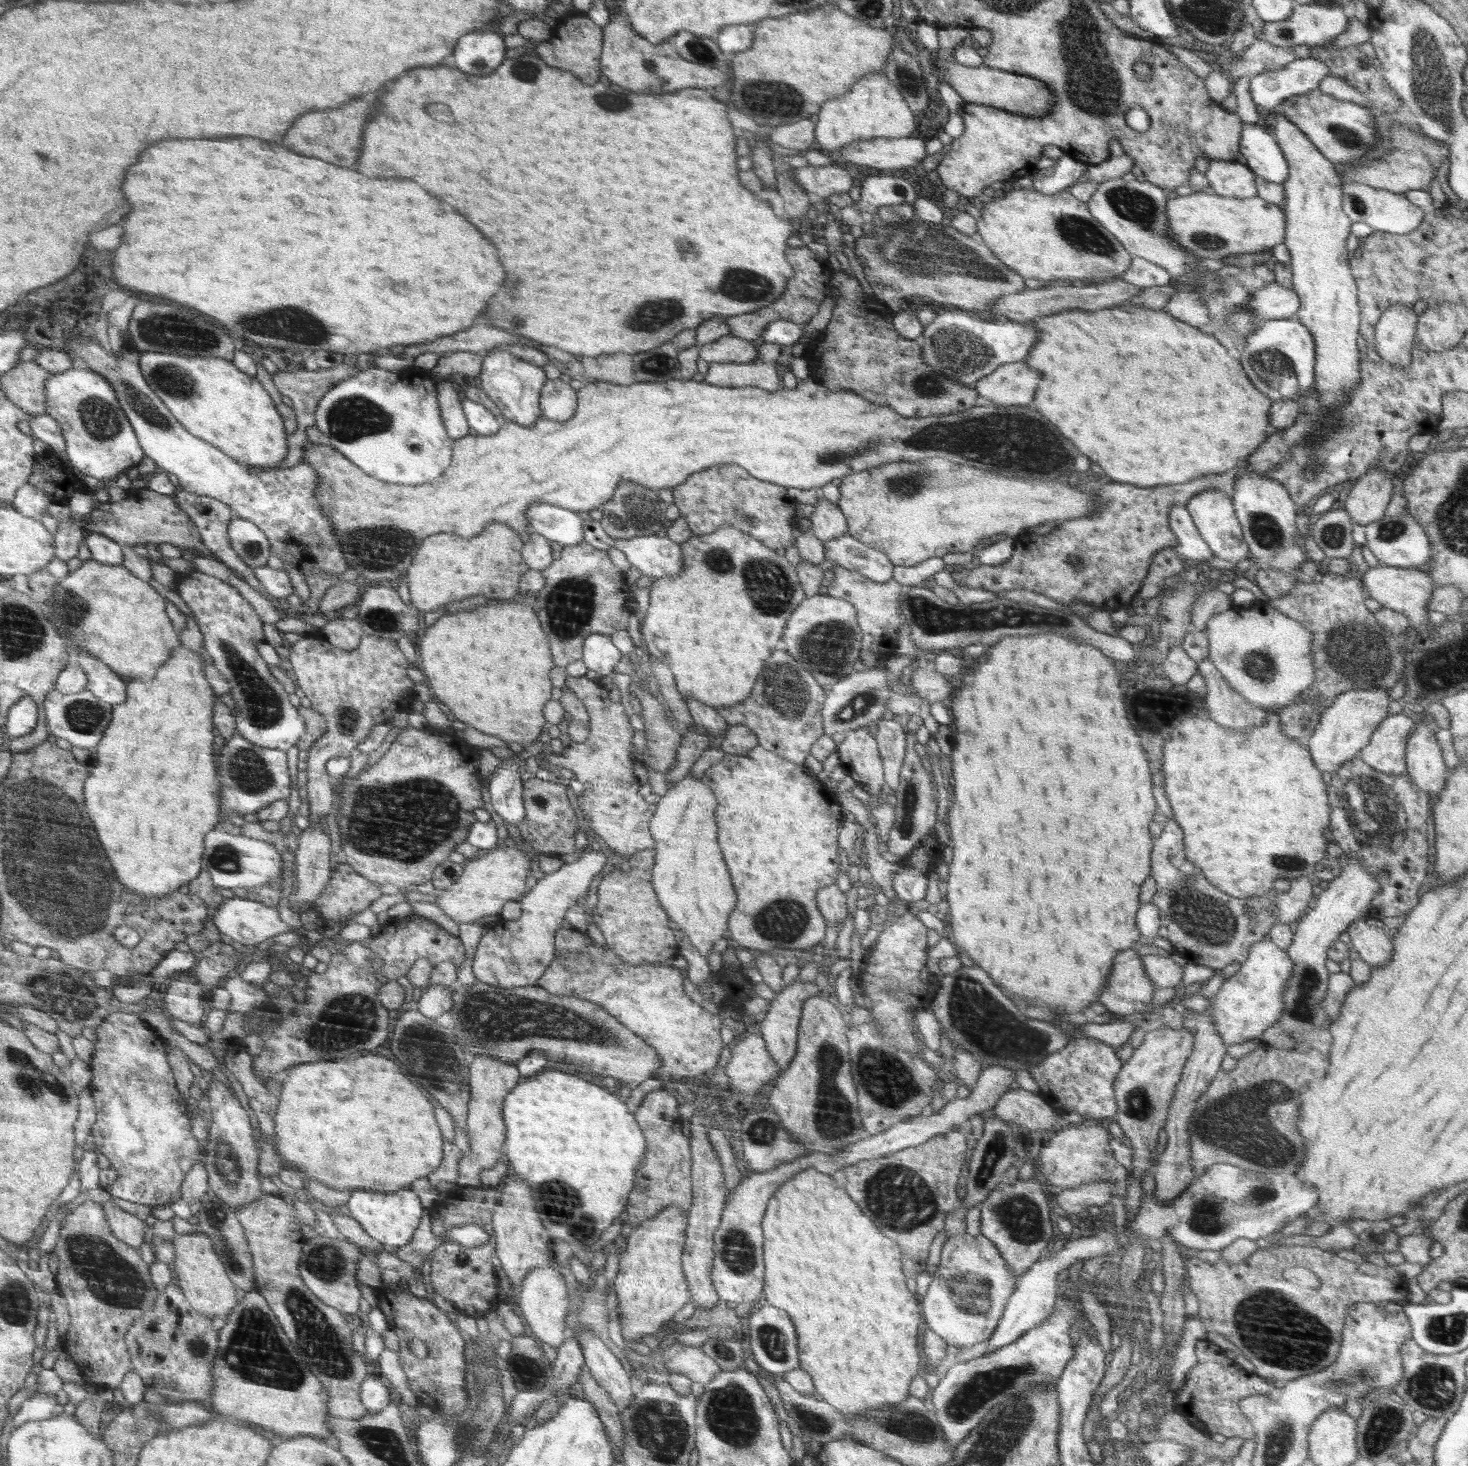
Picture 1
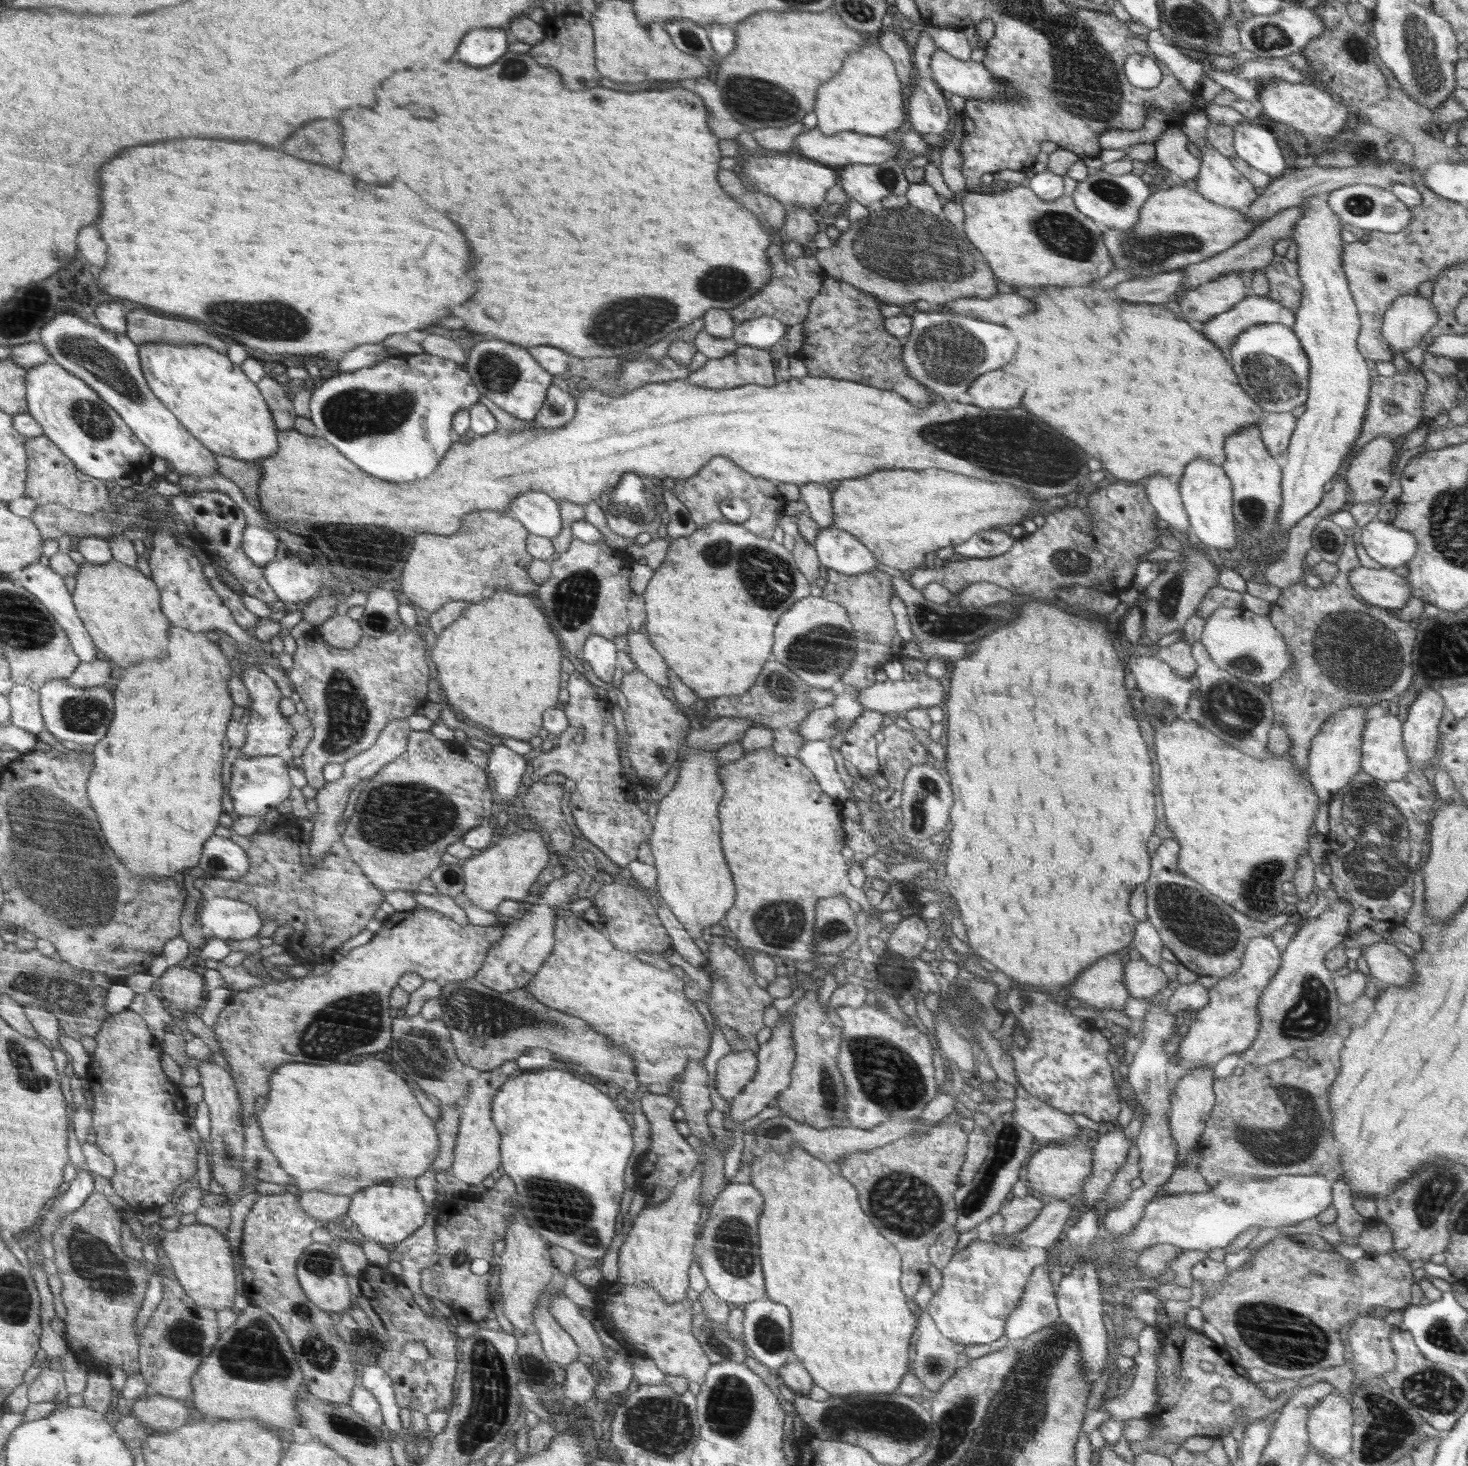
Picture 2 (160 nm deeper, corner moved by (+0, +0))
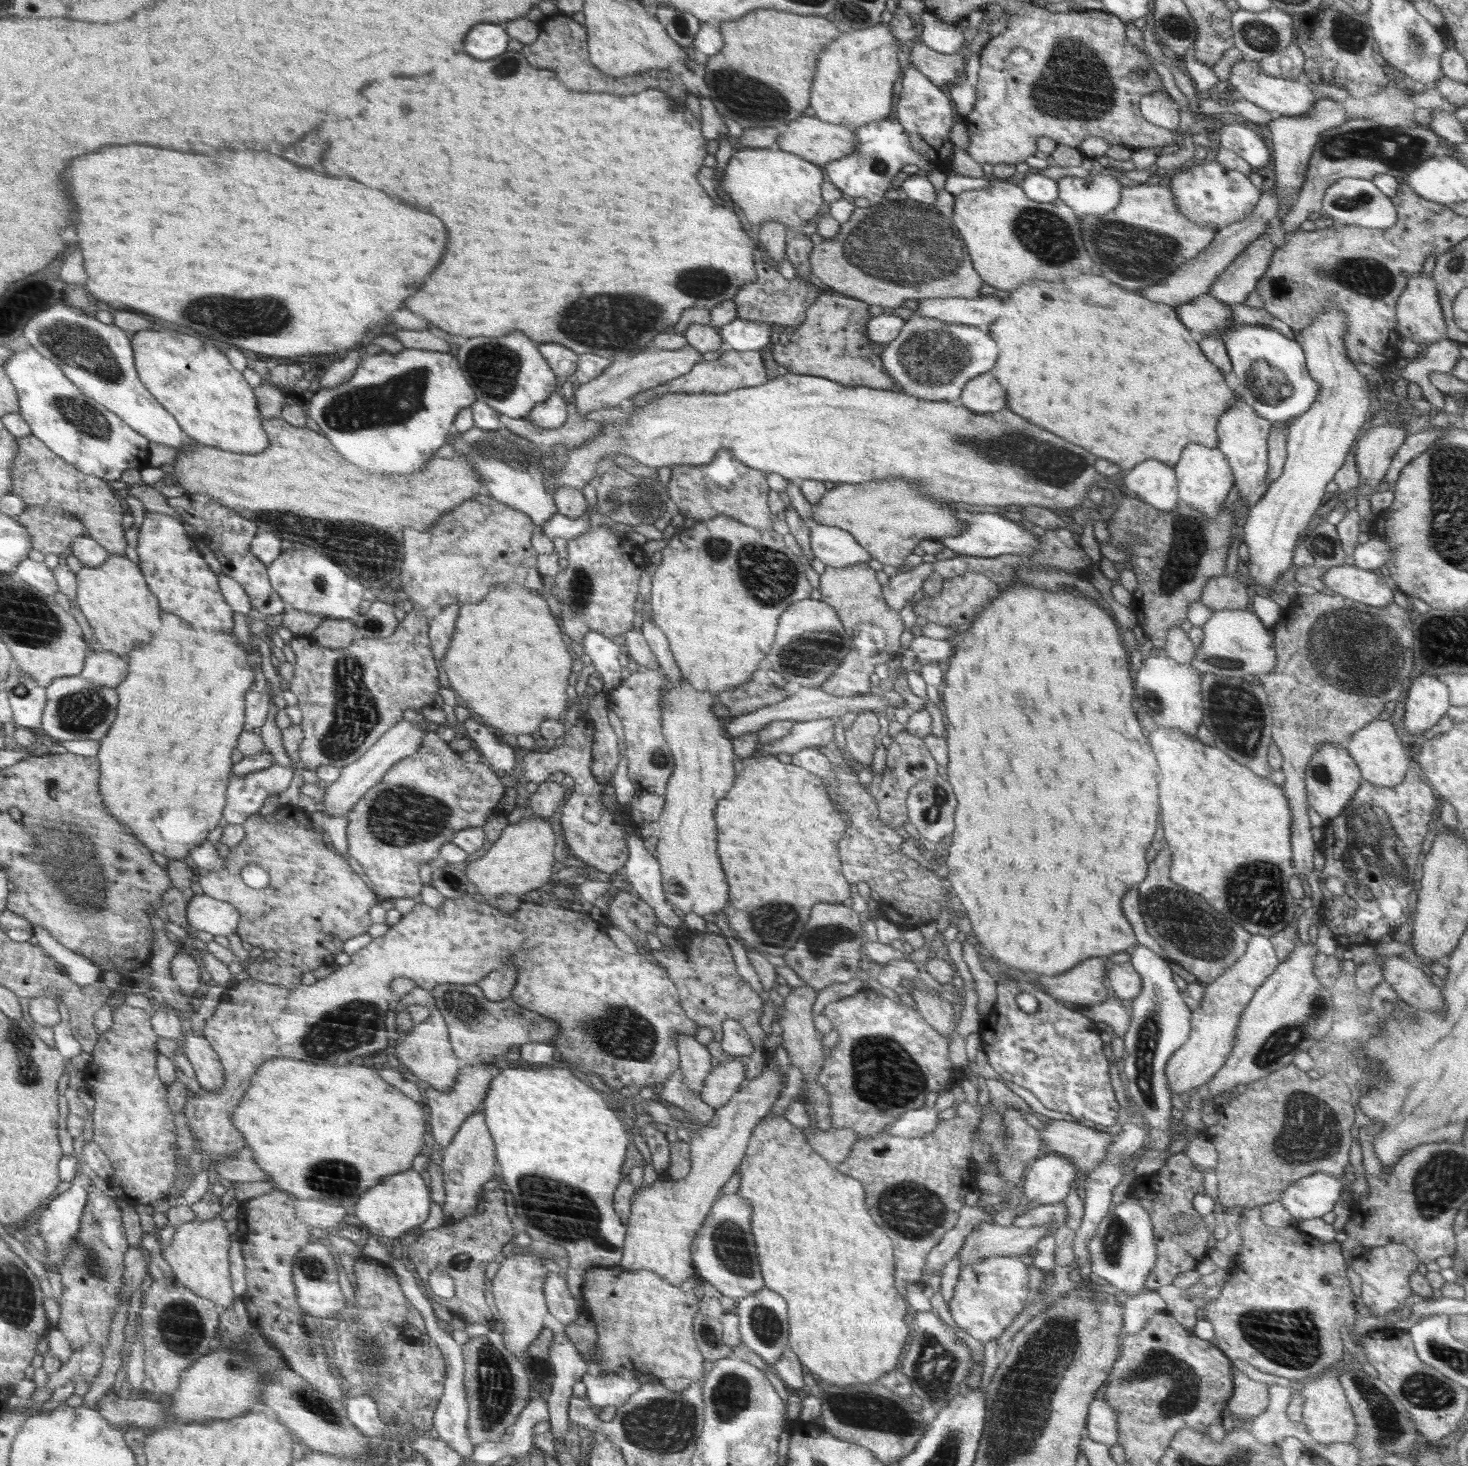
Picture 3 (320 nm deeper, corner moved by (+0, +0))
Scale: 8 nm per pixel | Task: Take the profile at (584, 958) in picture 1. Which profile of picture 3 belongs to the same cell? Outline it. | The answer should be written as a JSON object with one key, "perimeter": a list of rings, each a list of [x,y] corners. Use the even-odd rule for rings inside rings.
{"perimeter":[[[464,895],[456,899],[446,899],[444,904],[440,908],[433,908],[426,906],[426,904],[417,904],[415,908],[407,915],[402,915],[401,919],[388,927],[388,931],[382,937],[372,939],[371,942],[355,952],[350,956],[350,962],[344,966],[334,967],[334,972],[326,976],[323,979],[316,981],[313,985],[298,985],[294,990],[288,990],[284,986],[279,984],[270,984],[262,979],[261,977],[252,976],[249,979],[244,979],[238,982],[232,988],[228,987],[221,994],[220,1002],[211,1018],[208,1018],[206,1025],[203,1029],[203,1035],[212,1045],[212,1048],[217,1051],[220,1056],[221,1062],[224,1066],[225,1073],[225,1084],[224,1088],[218,1092],[200,1090],[196,1095],[190,1095],[186,1102],[185,1109],[183,1112],[189,1119],[189,1128],[191,1133],[197,1136],[197,1151],[205,1159],[211,1158],[214,1163],[221,1162],[230,1159],[240,1149],[246,1146],[244,1134],[237,1129],[236,1125],[232,1121],[234,1110],[242,1102],[250,1084],[252,1084],[252,1078],[256,1076],[260,1066],[266,1061],[270,1061],[273,1058],[290,1057],[297,1058],[298,1060],[306,1060],[306,1062],[328,1062],[332,1066],[340,1066],[340,1064],[348,1064],[348,1062],[354,1062],[354,1058],[358,1058],[356,1062],[360,1062],[366,1058],[368,1054],[383,1054],[383,1050],[386,1052],[388,1048],[391,1048],[390,1042],[387,1039],[387,1028],[385,1025],[386,1013],[389,1011],[388,1003],[391,999],[394,999],[392,982],[398,977],[410,978],[414,980],[418,987],[422,987],[428,990],[437,987],[438,985],[447,985],[450,983],[461,984],[477,984],[478,981],[486,978],[490,973],[495,970],[502,968],[511,960],[515,966],[517,966],[516,980],[514,988],[511,990],[510,998],[514,1002],[520,1003],[526,1010],[537,1011],[538,1014],[545,1015],[545,1018],[553,1019],[553,1022],[560,1023],[561,1032],[558,1034],[558,1040],[555,1043],[556,1048],[560,1050],[559,1054],[562,1054],[562,1058],[566,1060],[576,1060],[576,1062],[582,1062],[588,1070],[596,1072],[600,1078],[606,1078],[604,1084],[608,1084],[610,1088],[614,1090],[625,1091],[628,1085],[635,1085],[636,1087],[651,1086],[654,1087],[657,1084],[663,1084],[668,1080],[668,1077],[676,1069],[680,1068],[680,1050],[679,1050],[679,1039],[681,1034],[693,1037],[696,1032],[696,1022],[690,1019],[685,1014],[685,1009],[681,1006],[681,995],[678,994],[678,987],[676,983],[669,977],[667,970],[660,968],[656,962],[651,960],[644,960],[645,954],[636,954],[632,956],[630,953],[622,952],[620,948],[616,948],[616,944],[608,938],[608,933],[598,930],[598,934],[594,938],[584,938],[586,934],[590,934],[590,920],[586,916],[574,916],[574,914],[568,914],[566,912],[566,928],[560,932],[564,934],[570,934],[570,936],[576,936],[576,938],[542,938],[542,924],[552,928],[554,922],[550,922],[552,918],[552,910],[562,910],[558,908],[556,904],[554,906],[546,906],[543,901],[539,903],[534,902],[520,902],[519,908],[512,914],[505,914],[498,911],[496,907],[493,907],[491,903],[485,902],[479,897]]]}

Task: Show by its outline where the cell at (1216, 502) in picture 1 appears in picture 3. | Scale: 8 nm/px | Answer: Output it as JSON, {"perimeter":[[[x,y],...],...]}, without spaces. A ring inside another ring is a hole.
{"perimeter":[[[1190,443],[1181,452],[1179,461],[1173,466],[1173,469],[1180,500],[1190,505],[1191,509],[1204,513],[1208,520],[1217,517],[1221,504],[1226,500],[1226,496],[1235,482],[1226,455],[1218,447],[1210,448]]]}

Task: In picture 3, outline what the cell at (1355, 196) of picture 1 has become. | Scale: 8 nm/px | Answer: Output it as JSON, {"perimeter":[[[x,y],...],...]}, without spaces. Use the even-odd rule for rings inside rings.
{"perimeter":[[[1344,177],[1323,192],[1320,216],[1333,218],[1340,225],[1385,229],[1394,226],[1397,221],[1397,210],[1390,197],[1386,196],[1371,179]]]}

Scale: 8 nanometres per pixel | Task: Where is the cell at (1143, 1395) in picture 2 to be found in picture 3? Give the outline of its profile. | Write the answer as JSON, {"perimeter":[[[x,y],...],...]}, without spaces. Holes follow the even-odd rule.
{"perimeter":[[[1105,1396],[1094,1399],[1088,1412],[1086,1437],[1110,1447],[1116,1444],[1119,1433],[1117,1422],[1120,1420],[1118,1414],[1120,1411],[1114,1405],[1110,1405],[1110,1401],[1105,1400]]]}

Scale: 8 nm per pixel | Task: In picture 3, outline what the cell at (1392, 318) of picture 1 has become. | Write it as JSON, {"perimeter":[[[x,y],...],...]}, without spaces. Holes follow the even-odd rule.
{"perimeter":[[[1423,270],[1413,276],[1414,278],[1410,278],[1409,284],[1404,288],[1398,302],[1396,302],[1396,330],[1402,338],[1410,338],[1412,342],[1421,347],[1446,338],[1445,328],[1447,326],[1438,302],[1433,276]]]}

